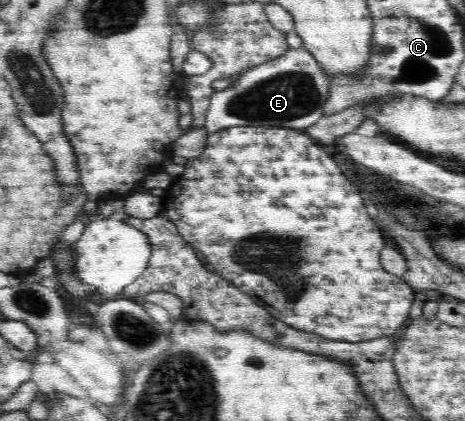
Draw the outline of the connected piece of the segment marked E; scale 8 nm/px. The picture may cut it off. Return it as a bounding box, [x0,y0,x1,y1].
[205,46,330,134]

